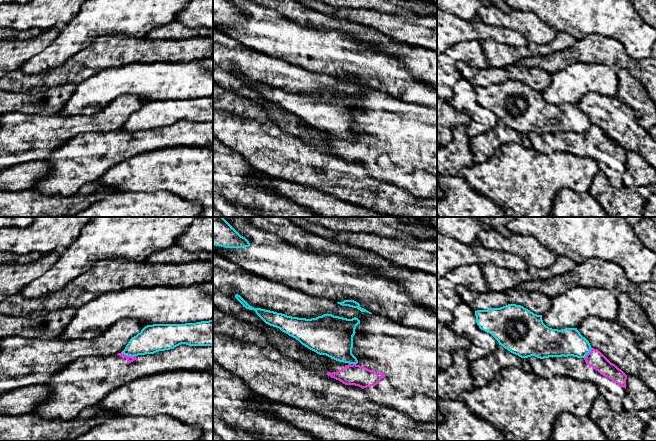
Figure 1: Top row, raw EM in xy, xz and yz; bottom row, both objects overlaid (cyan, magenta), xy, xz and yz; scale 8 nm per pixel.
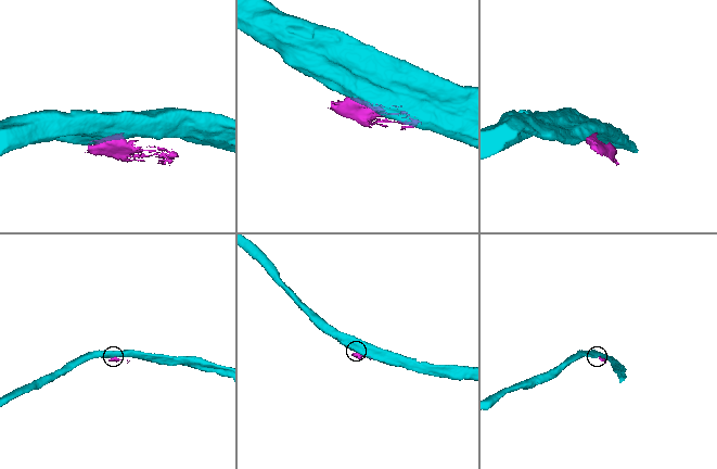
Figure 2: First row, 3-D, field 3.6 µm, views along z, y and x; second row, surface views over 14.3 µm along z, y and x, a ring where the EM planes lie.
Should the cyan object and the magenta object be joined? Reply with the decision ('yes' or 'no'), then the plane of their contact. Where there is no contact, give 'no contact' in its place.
no | xy

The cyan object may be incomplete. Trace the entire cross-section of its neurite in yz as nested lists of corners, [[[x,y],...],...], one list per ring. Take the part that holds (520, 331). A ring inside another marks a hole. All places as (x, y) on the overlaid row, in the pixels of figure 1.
[[[508,304],[500,308],[475,311],[479,328],[490,333],[505,349],[521,358],[535,356],[540,359],[549,357],[584,358],[591,351],[589,341],[577,328],[552,329],[543,323],[542,315],[537,315],[521,305]]]

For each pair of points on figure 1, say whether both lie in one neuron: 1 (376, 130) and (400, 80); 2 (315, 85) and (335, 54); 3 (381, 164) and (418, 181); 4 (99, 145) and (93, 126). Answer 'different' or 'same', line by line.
1: different
2: different
3: same
4: different

